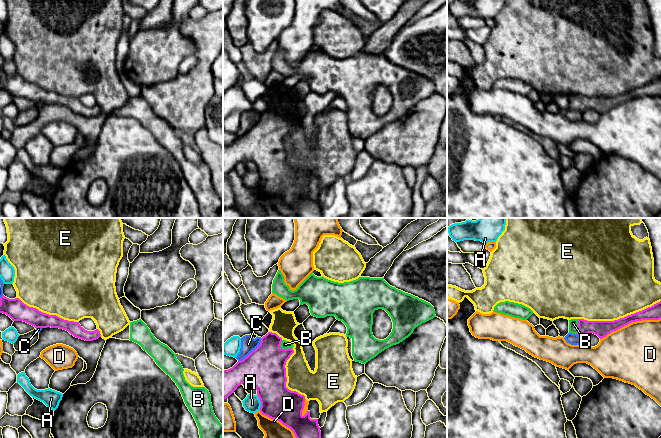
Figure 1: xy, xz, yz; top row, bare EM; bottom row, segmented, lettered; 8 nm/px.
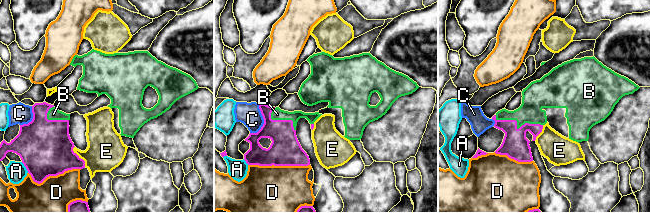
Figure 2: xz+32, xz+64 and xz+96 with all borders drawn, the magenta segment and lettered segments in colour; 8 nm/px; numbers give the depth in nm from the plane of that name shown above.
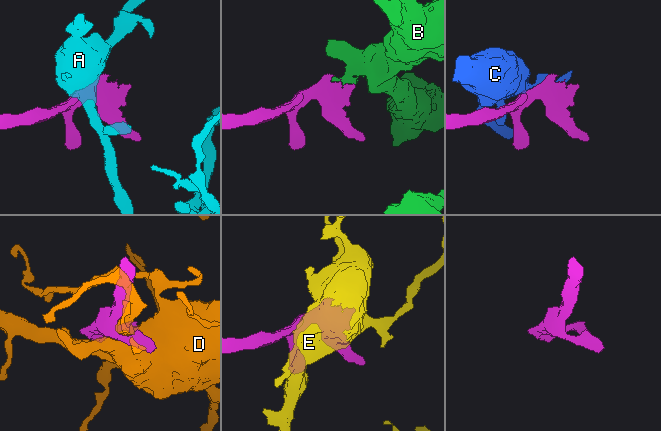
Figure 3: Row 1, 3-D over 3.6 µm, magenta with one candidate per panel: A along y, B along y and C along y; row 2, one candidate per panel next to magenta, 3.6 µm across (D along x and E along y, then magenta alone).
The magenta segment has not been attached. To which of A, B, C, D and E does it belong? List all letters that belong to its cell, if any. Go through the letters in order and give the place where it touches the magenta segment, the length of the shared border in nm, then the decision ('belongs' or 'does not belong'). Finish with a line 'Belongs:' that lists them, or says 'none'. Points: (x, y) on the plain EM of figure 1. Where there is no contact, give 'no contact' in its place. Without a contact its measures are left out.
A: xz (260, 177) | 130 nm | does not belong
B: xz (283, 125) | 120 nm | belongs
C: xz (252, 127) | 260 nm | does not belong
D: yz (630, 98) | 500 nm | does not belong
E: yz (620, 94) | 700 nm | does not belong
Belongs: B

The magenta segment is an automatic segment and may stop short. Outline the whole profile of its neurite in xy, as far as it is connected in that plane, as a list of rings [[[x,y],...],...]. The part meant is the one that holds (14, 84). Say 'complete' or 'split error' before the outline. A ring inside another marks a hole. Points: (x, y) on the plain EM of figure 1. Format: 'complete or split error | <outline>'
complete | [[[4,71],[0,74],[0,89],[6,90],[13,97],[23,97],[37,104],[59,104],[68,107],[76,114],[93,117],[101,113],[98,105],[85,106],[79,98],[64,96],[56,91],[49,91],[36,84],[29,83],[19,74],[9,75]]]

